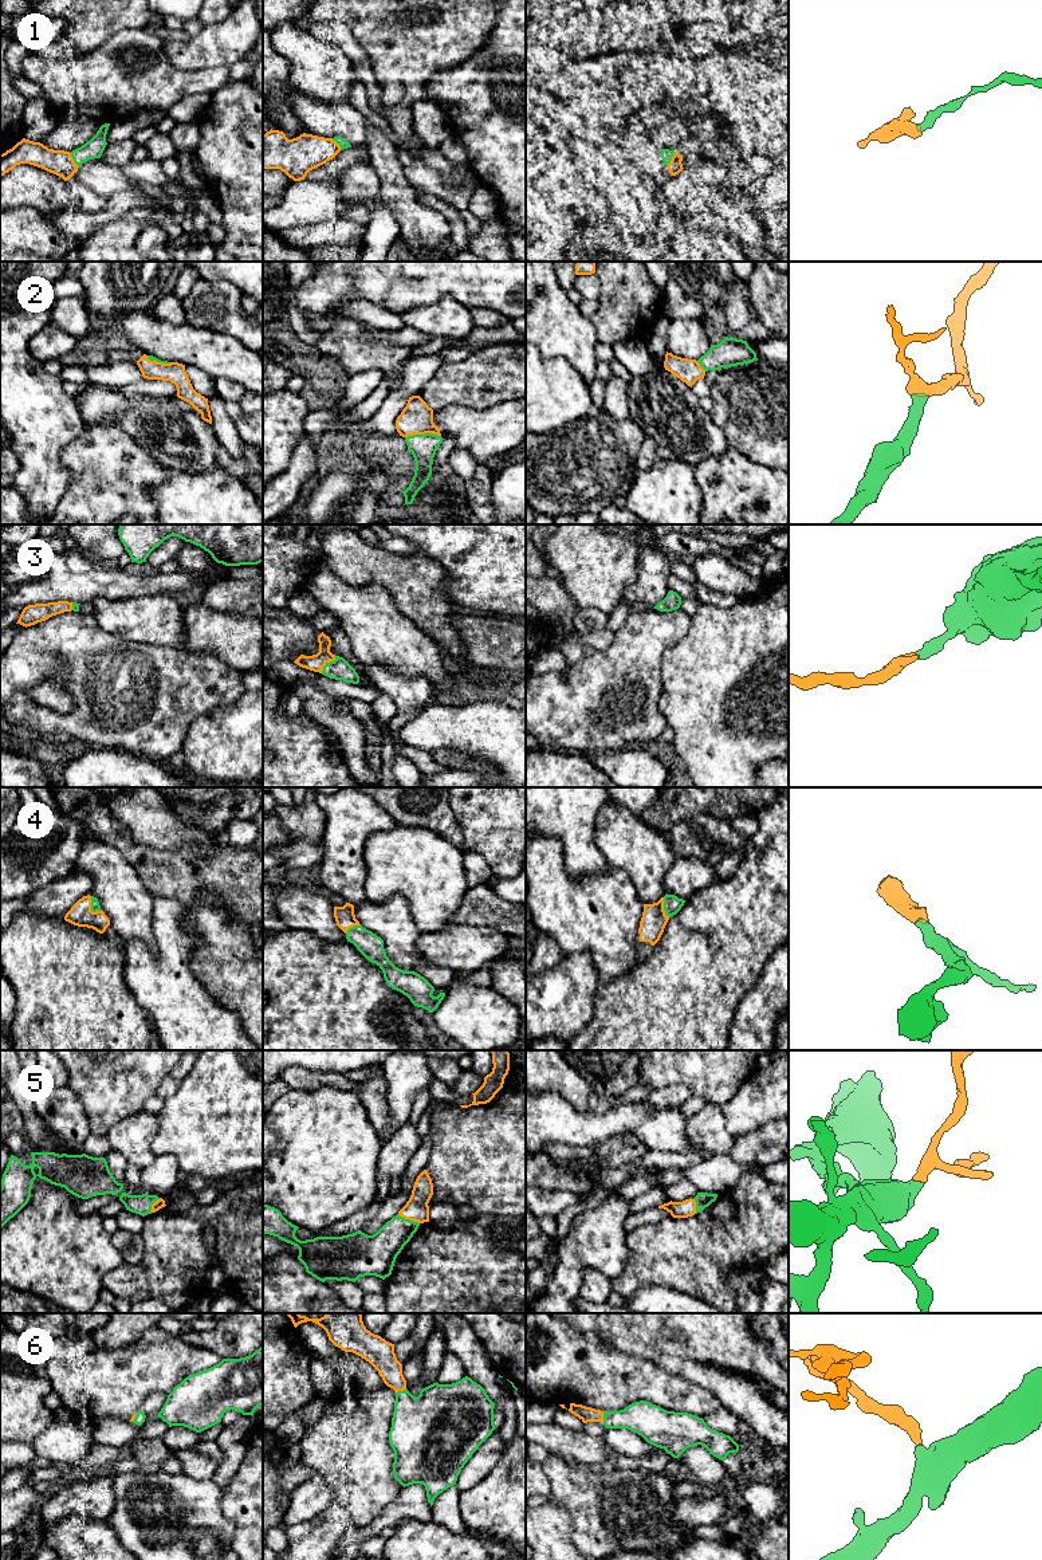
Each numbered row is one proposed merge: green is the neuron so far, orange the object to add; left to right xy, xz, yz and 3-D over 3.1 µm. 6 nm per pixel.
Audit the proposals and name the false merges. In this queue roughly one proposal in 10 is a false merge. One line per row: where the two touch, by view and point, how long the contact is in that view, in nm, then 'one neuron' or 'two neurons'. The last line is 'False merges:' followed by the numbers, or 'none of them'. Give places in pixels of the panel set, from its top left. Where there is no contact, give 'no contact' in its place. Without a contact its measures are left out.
1: contact xz (337, 142); length 90 nm; one neuron
2: contact xz (423, 435); length 220 nm; one neuron
3: contact xz (327, 663); length 140 nm; one neuron
4: contact xy (91, 908); length 120 nm; one neuron
5: contact xz (408, 1219); length 150 nm; one neuron
6: contact xz (401, 1391); length 60 nm; one neuron
False merges: none of them

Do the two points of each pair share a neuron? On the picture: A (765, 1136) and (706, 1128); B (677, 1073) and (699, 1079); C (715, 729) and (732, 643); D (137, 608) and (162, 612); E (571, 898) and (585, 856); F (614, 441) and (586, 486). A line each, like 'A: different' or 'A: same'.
A: different
B: same
C: same
D: same
E: different
F: same

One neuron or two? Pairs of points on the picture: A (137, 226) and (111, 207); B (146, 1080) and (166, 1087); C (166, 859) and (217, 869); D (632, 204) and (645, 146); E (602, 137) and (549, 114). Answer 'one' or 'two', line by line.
A: two
B: two
C: one
D: two
E: one

